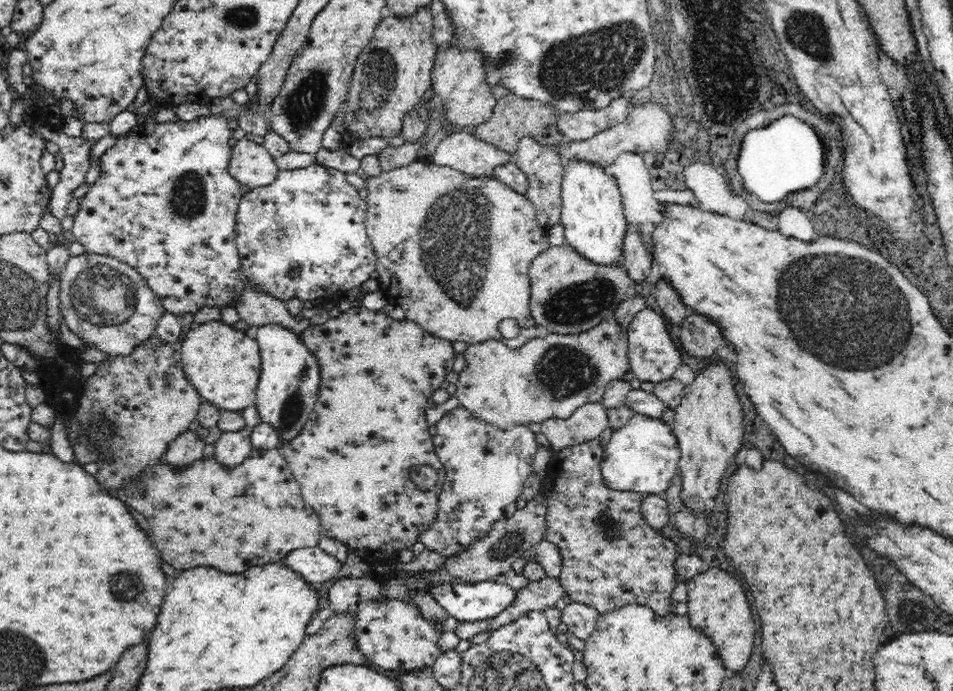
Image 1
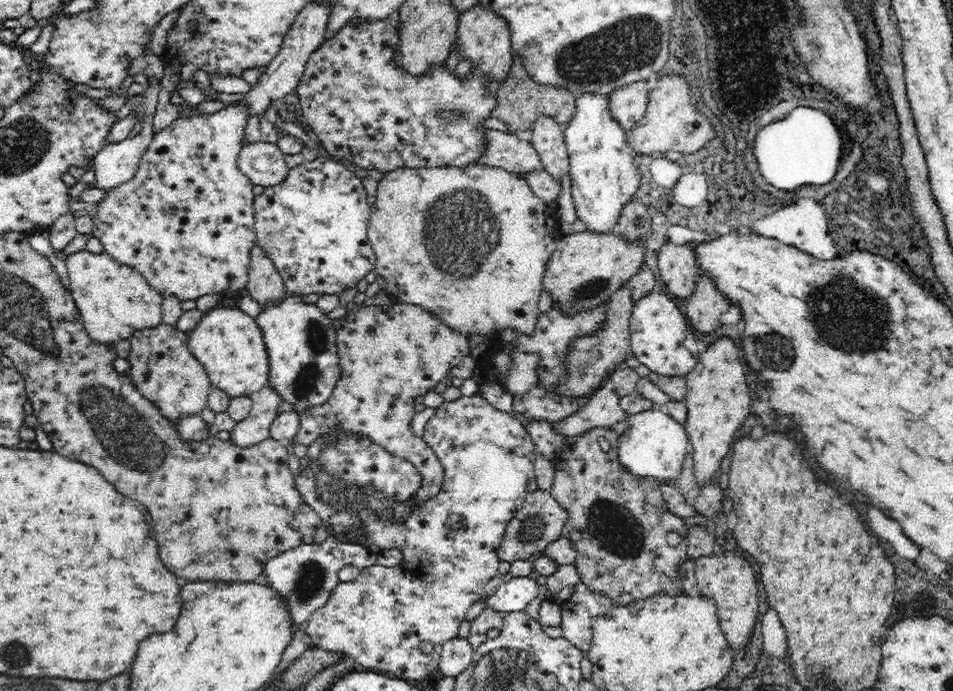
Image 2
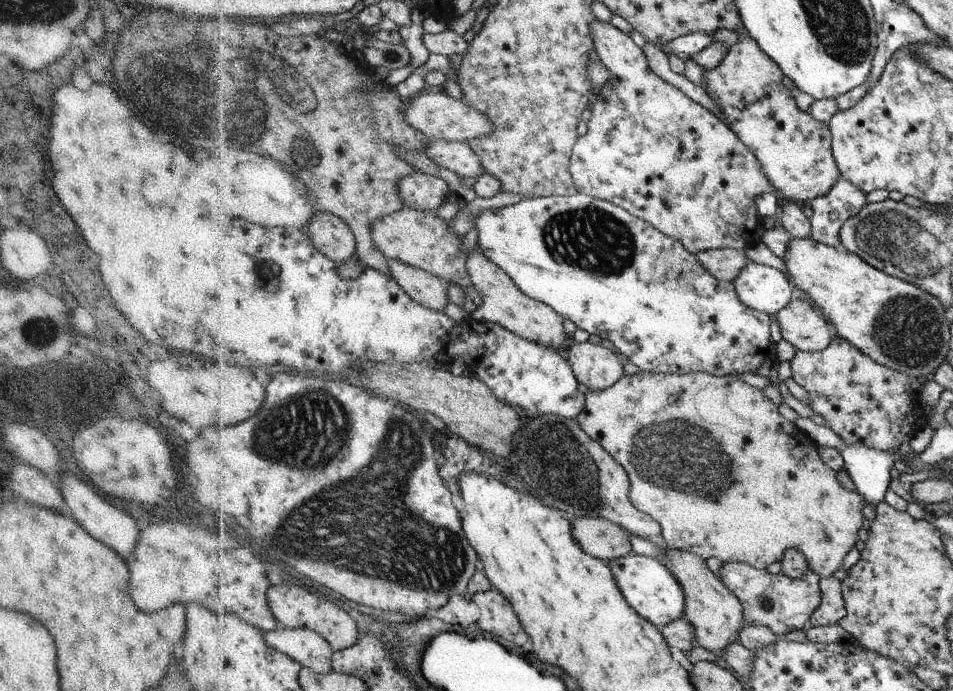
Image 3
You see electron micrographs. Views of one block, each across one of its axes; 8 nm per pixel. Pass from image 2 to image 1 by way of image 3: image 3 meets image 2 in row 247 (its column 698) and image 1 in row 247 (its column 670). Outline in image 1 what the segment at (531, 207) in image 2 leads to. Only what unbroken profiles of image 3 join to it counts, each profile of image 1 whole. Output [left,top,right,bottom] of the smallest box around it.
[365,160,548,348]

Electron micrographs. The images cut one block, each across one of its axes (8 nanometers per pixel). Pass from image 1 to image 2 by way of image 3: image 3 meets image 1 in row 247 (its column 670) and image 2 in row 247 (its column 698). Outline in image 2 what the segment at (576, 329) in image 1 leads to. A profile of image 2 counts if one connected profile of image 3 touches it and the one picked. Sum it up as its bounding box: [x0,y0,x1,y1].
[542,229,644,316]

